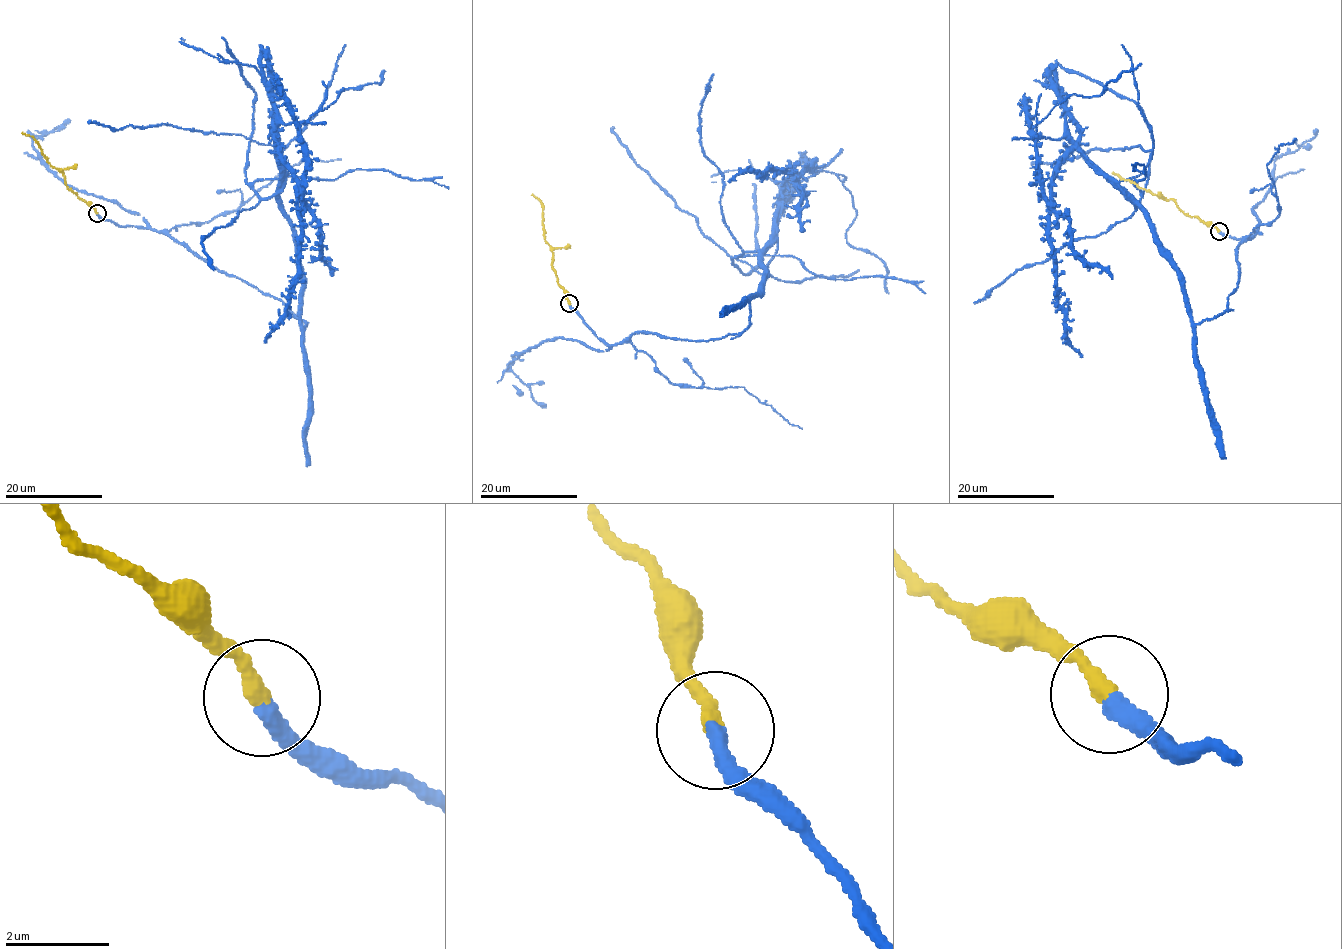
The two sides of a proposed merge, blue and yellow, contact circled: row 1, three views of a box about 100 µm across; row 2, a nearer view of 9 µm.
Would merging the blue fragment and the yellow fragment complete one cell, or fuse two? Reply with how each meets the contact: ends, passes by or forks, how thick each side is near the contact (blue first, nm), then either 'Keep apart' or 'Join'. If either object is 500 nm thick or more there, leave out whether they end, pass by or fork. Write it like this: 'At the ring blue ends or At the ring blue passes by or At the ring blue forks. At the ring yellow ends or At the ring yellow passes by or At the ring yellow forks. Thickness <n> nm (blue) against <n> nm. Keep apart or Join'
At the ring blue ends. At the ring yellow ends. Thickness 360 nm (blue) against 320 nm. Join

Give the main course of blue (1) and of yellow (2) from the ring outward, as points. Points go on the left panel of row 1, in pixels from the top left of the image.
1: (96, 212), (164, 230), (304, 327), (276, 135), (300, 243), (297, 282), (264, 342)
2: (96, 212), (68, 188), (62, 172), (50, 164), (37, 141), (21, 133)

